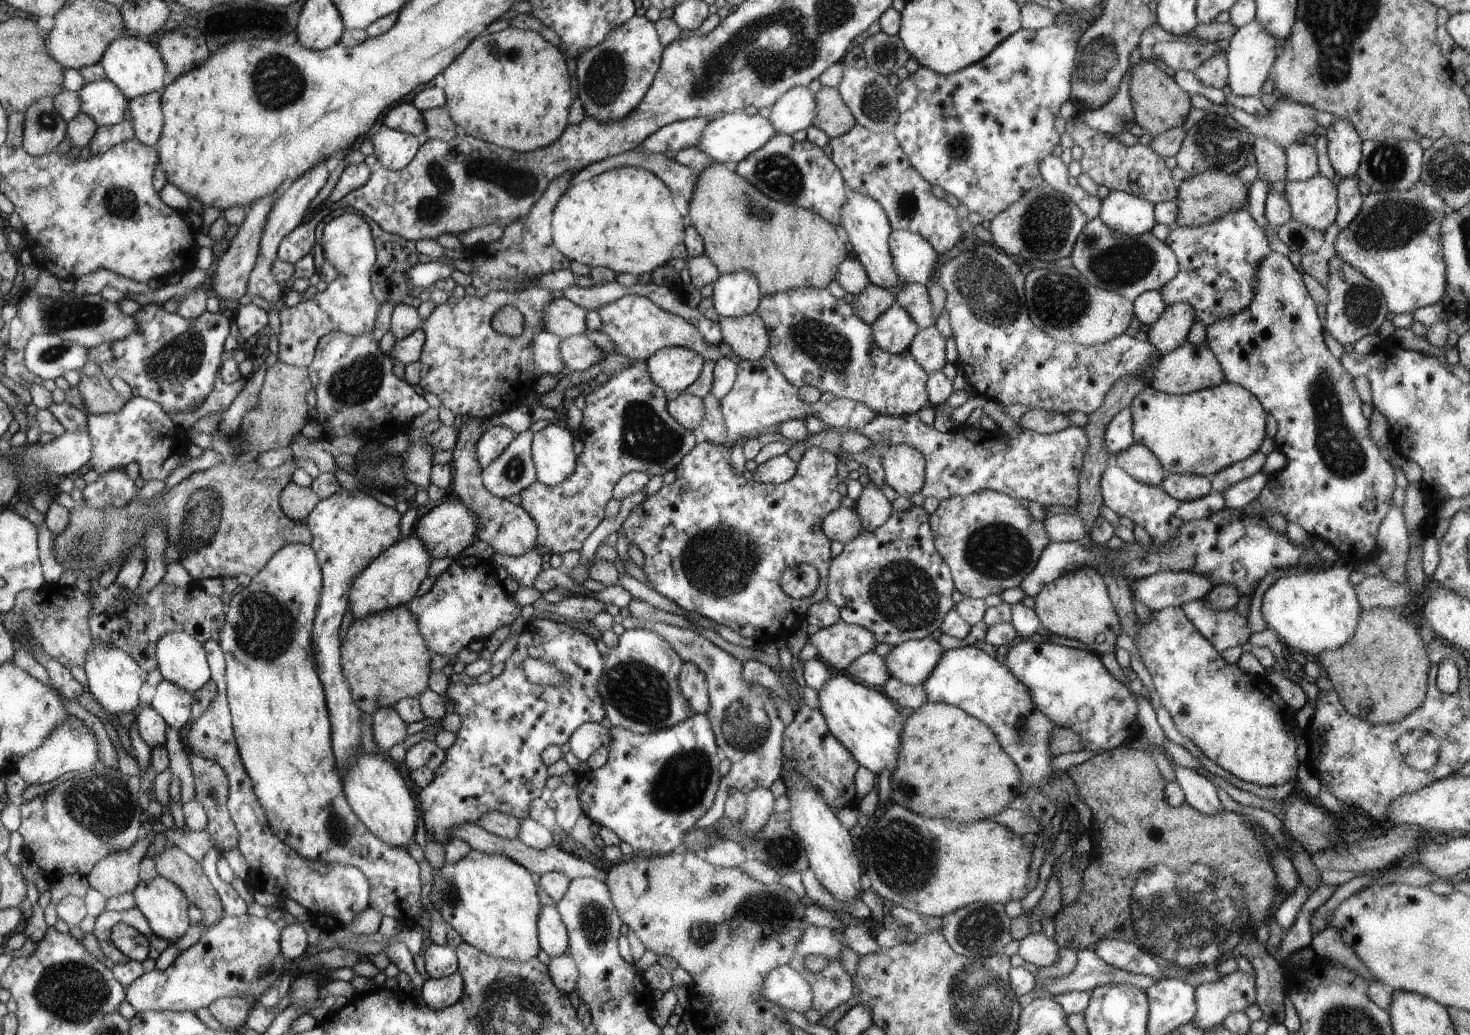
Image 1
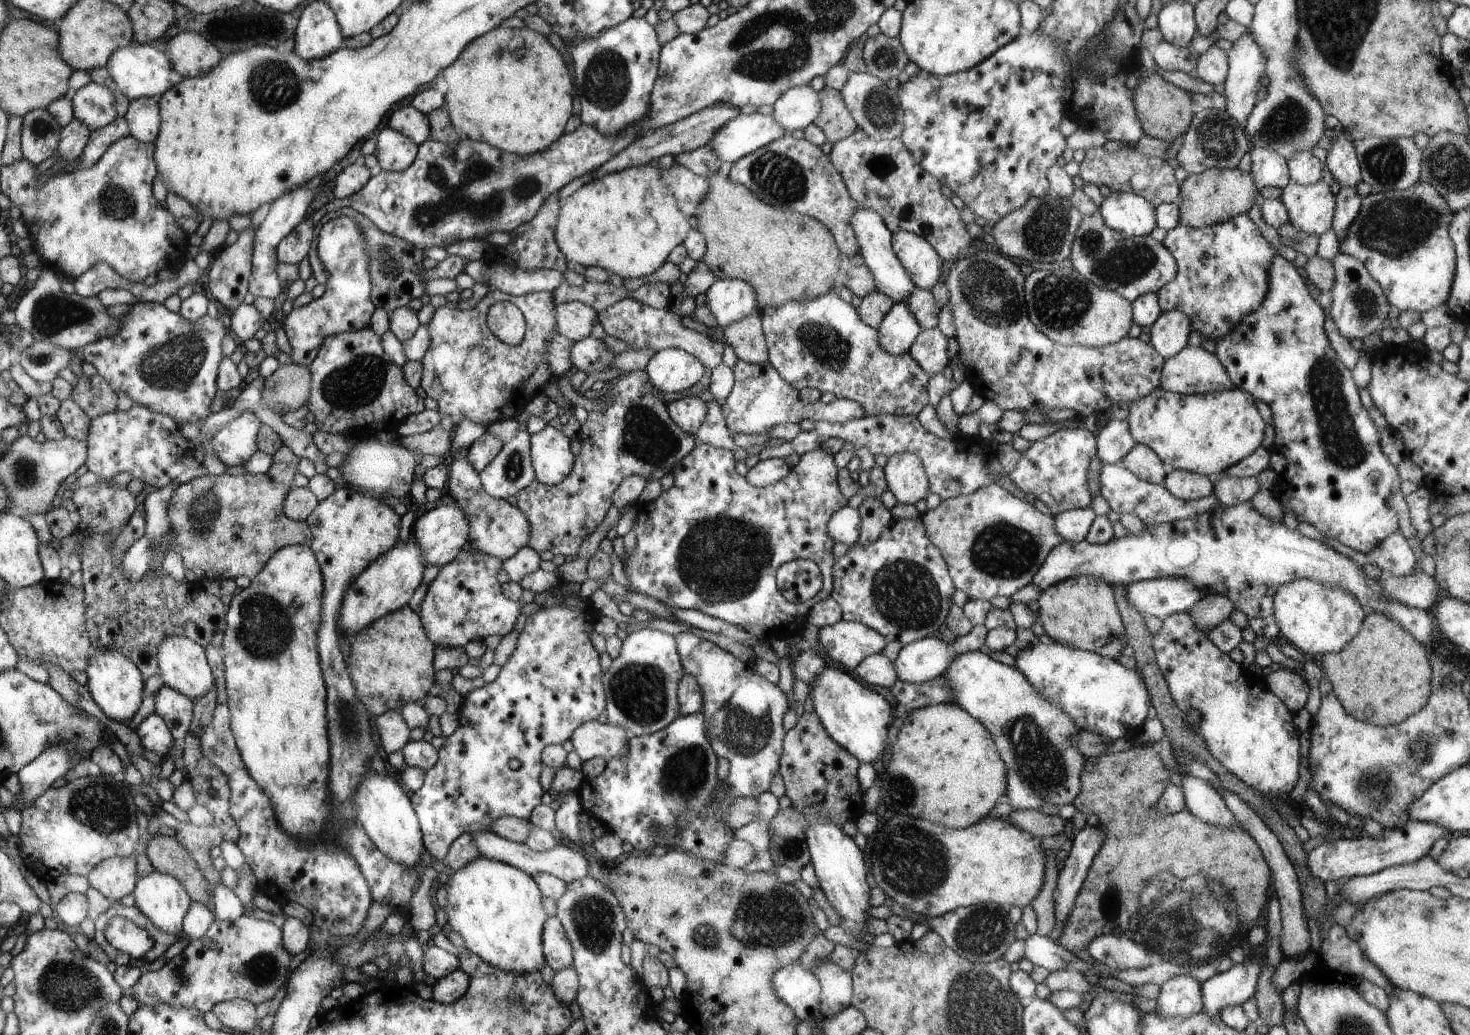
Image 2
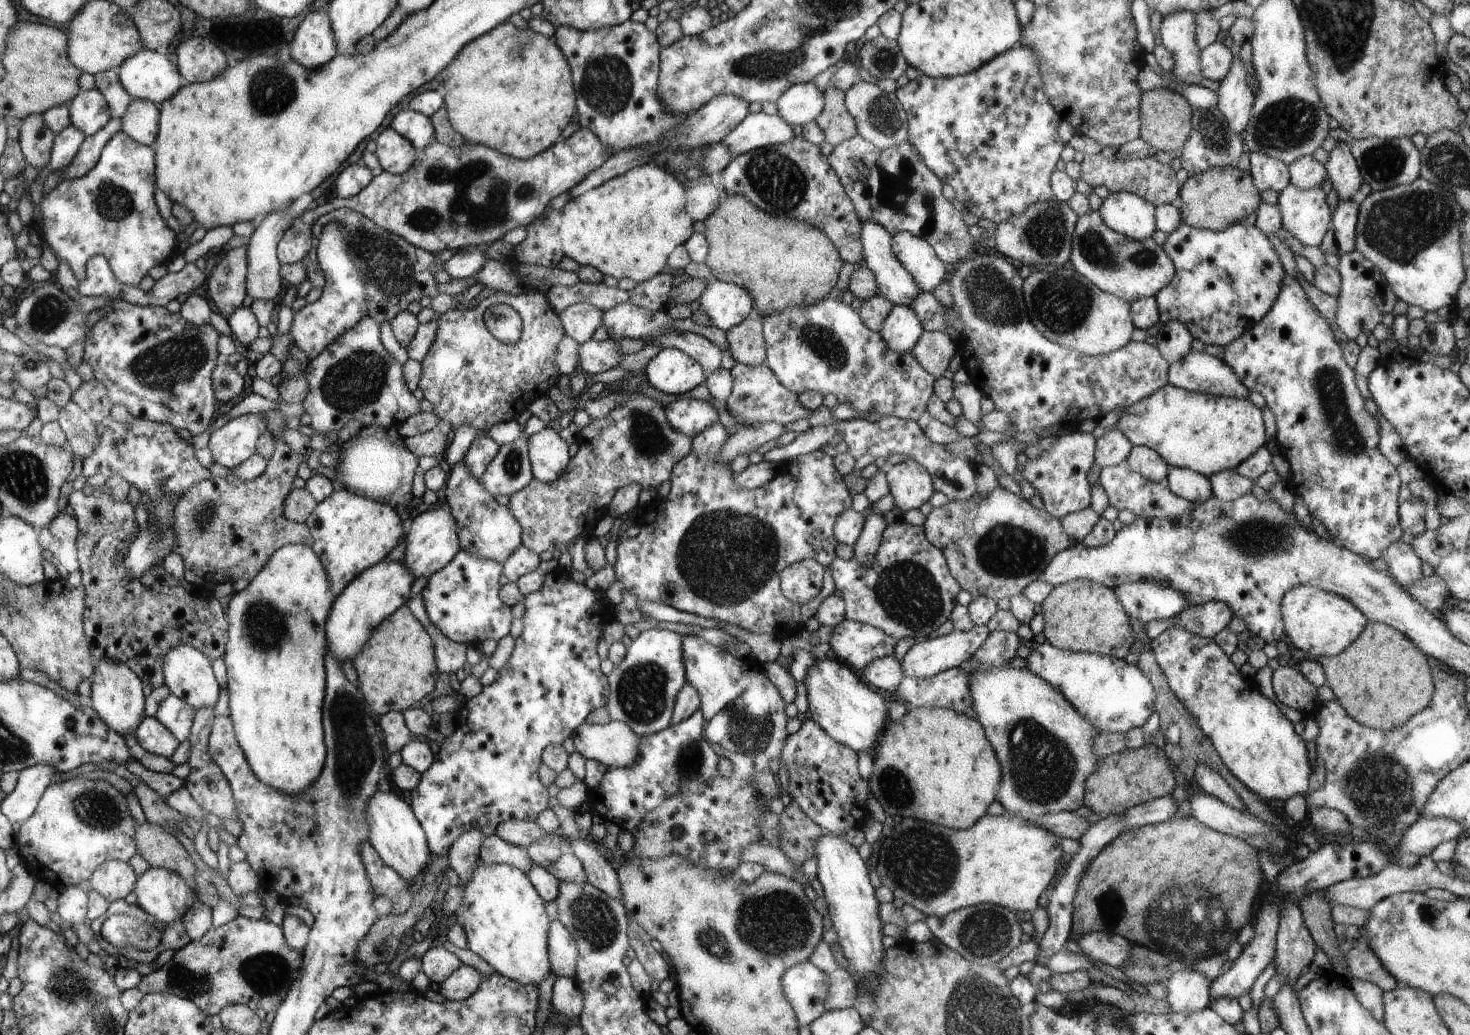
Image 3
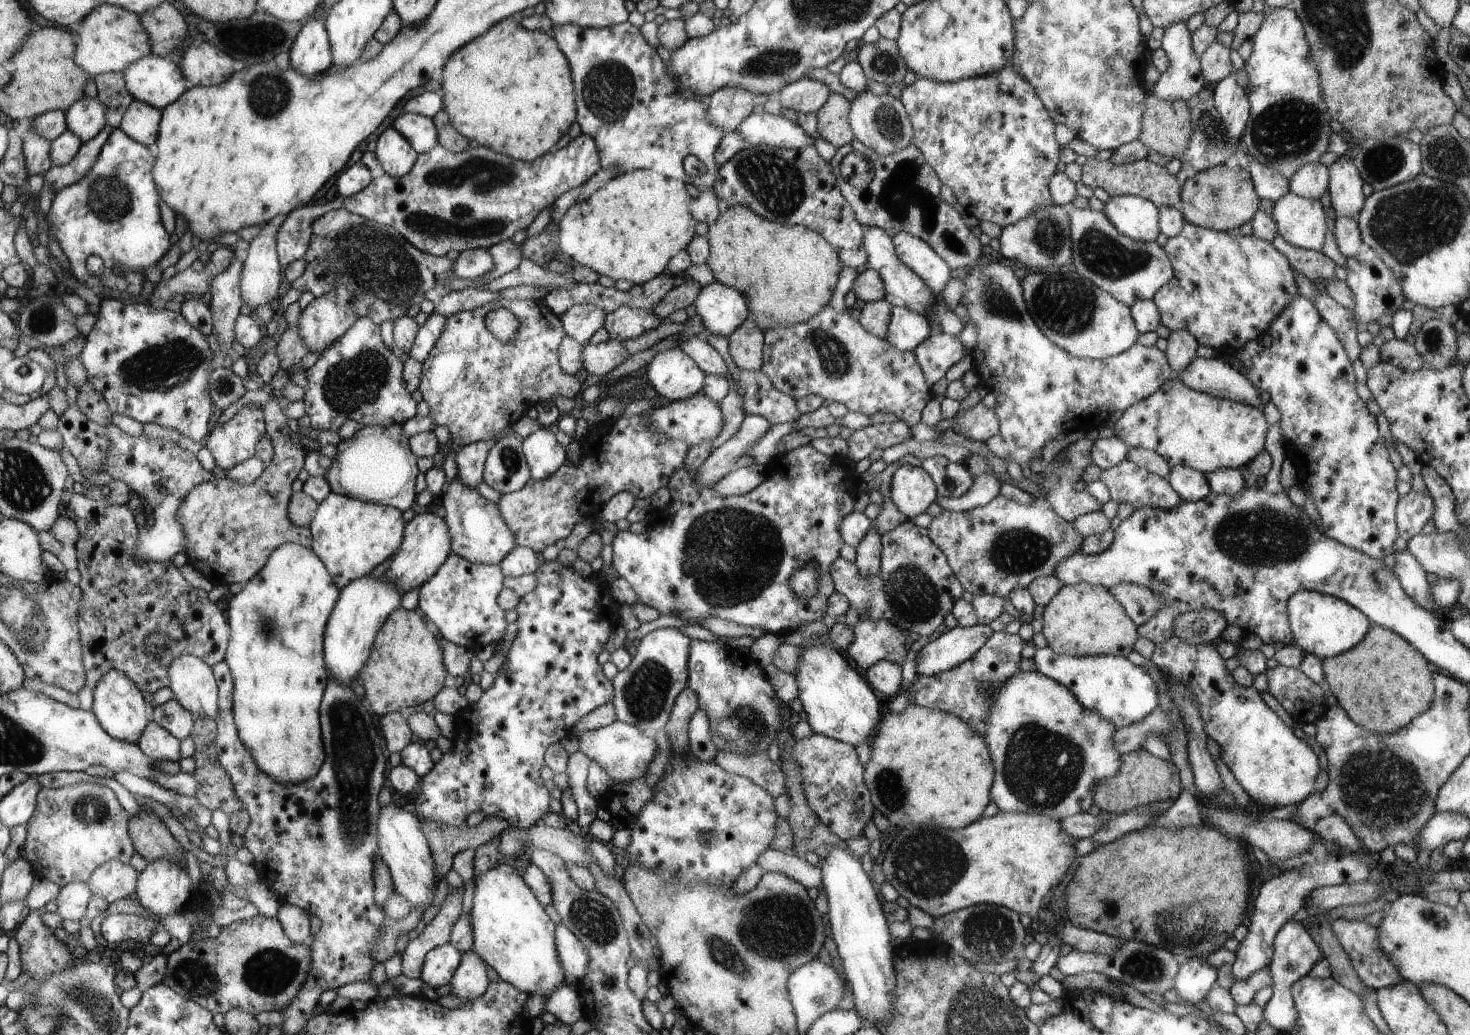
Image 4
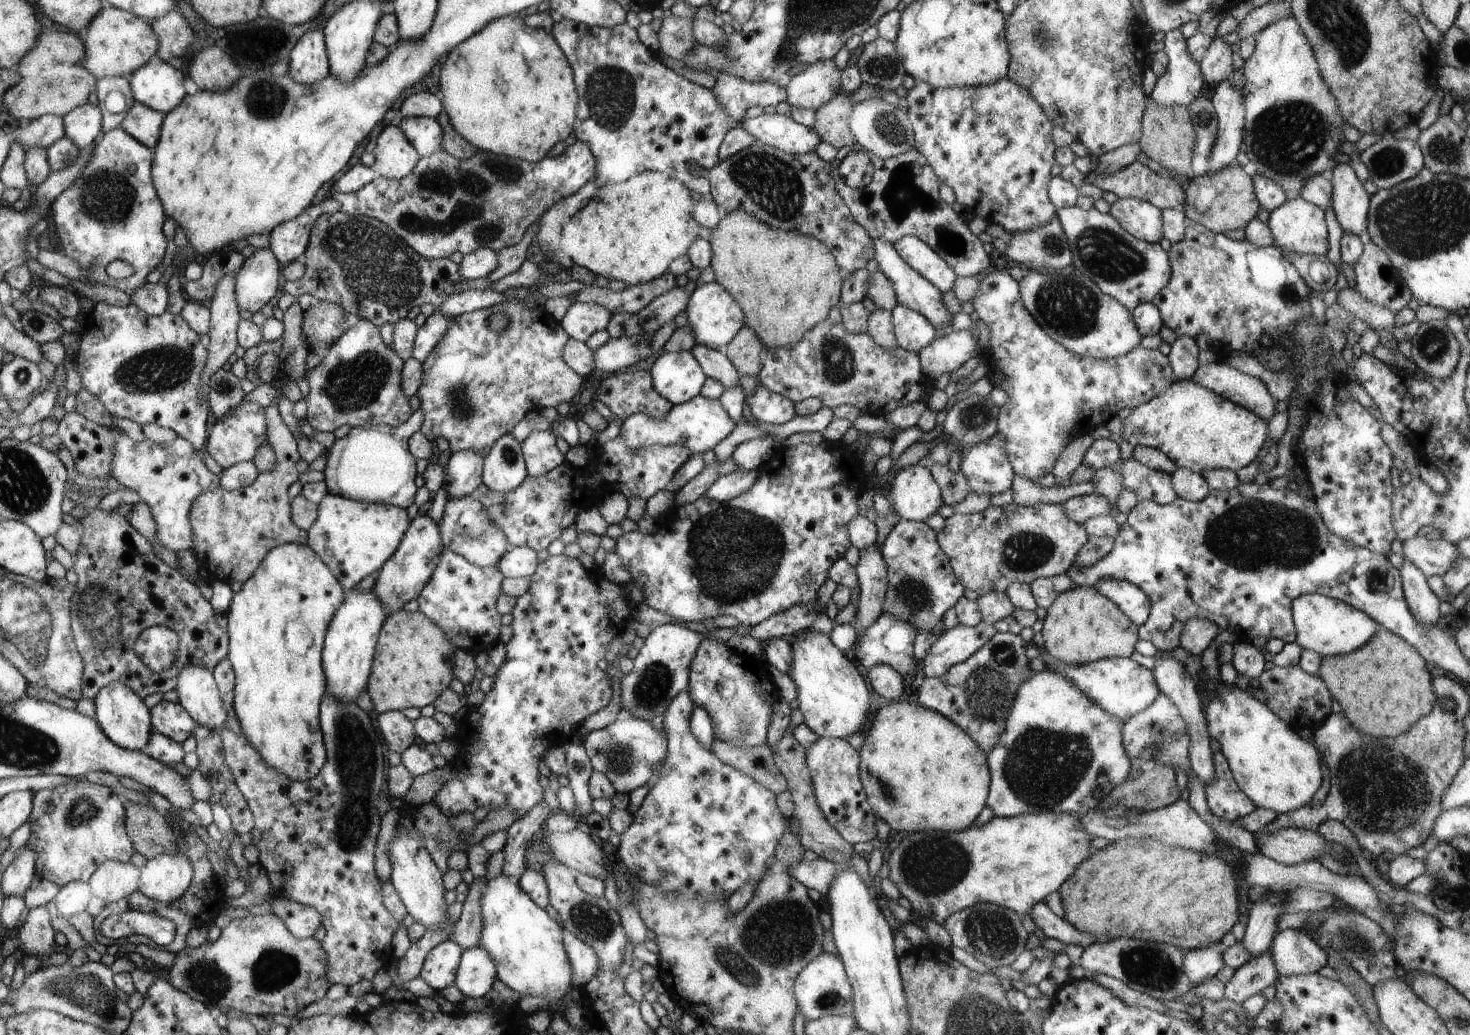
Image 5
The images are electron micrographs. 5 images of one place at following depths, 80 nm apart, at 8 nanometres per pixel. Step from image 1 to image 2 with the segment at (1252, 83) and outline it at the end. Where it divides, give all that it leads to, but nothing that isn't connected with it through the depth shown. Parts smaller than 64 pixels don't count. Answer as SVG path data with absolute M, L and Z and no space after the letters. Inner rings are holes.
M1252 33L1243 34L1238 40L1233 42L1232 48L1227 50L1229 58L1229 71L1225 85L1224 98L1225 110L1243 129L1247 123L1247 118L1252 112L1258 100L1258 90L1260 80L1265 76L1265 56L1259 50L1259 46L1253 39Z

